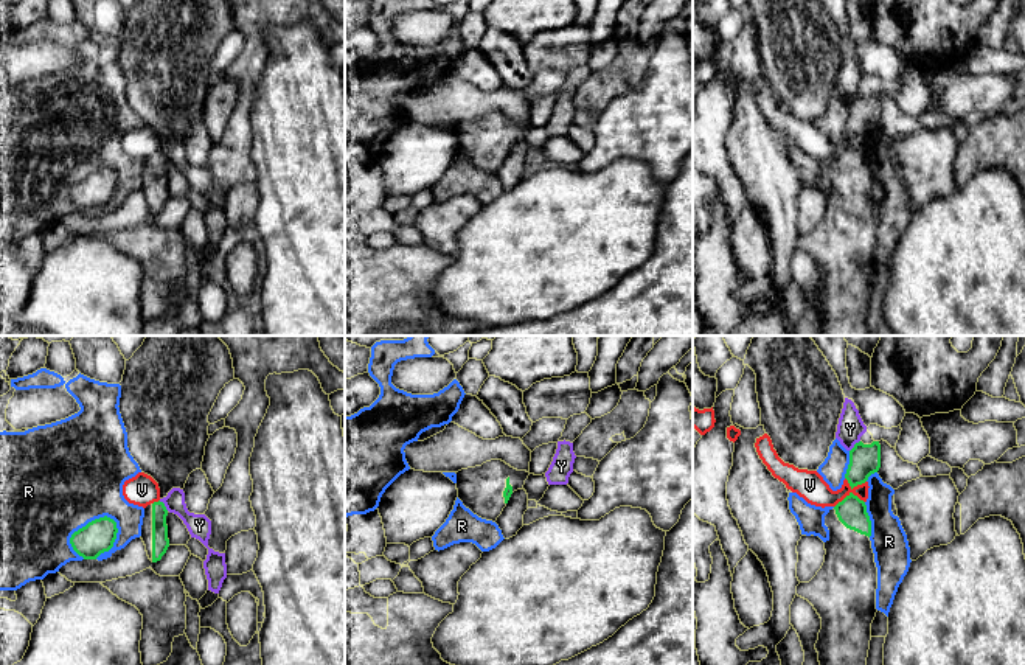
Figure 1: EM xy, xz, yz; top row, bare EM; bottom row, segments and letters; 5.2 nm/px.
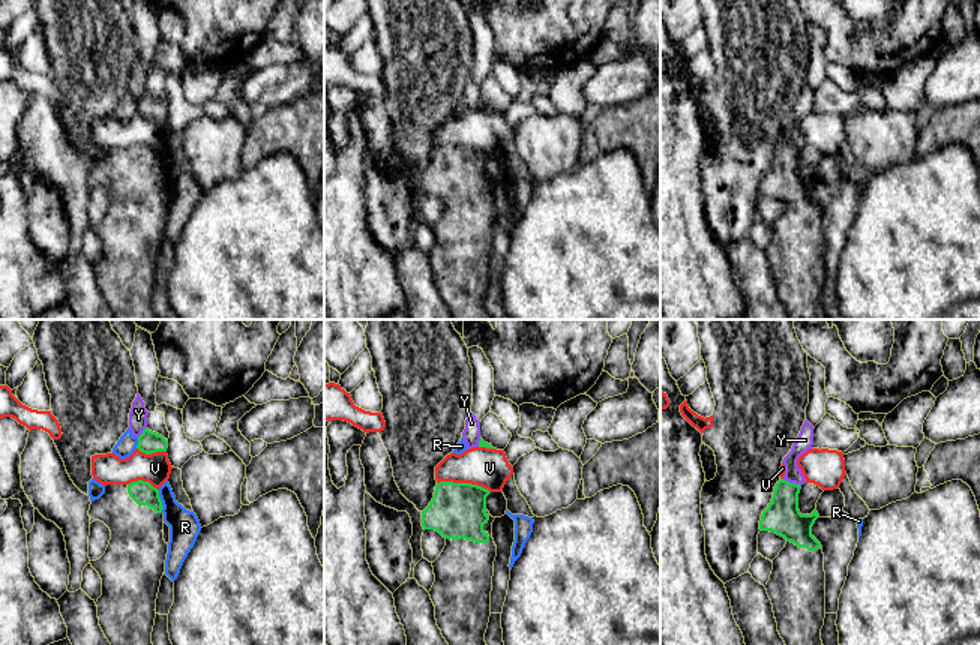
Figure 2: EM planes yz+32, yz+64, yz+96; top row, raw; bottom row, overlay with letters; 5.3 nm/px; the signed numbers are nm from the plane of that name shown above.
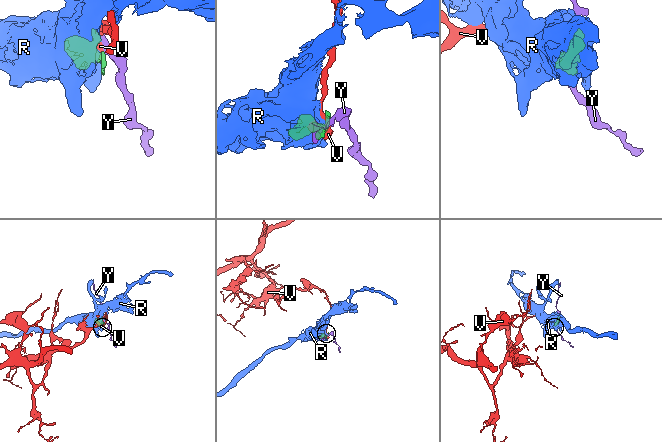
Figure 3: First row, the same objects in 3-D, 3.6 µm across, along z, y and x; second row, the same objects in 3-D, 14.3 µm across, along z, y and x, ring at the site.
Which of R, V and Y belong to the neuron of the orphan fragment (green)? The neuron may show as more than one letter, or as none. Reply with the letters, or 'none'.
none

